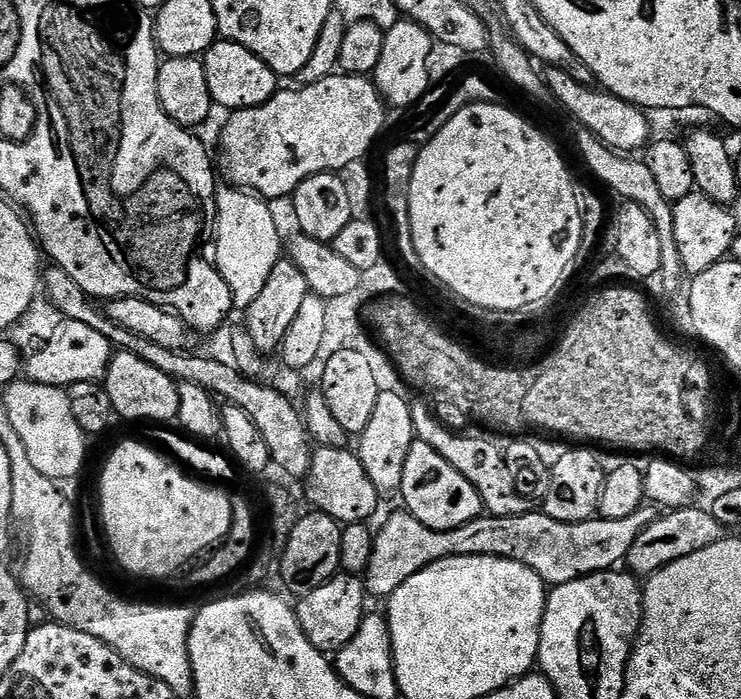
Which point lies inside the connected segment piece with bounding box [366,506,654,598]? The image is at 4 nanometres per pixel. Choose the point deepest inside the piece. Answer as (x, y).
(559, 552)

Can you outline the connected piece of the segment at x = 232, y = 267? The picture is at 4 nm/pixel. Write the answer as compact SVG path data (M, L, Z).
M224 186L216 193L216 256L214 263L220 277L230 286L232 302L237 309L247 309L248 305L262 294L270 270L282 258L280 232L272 221L272 212L261 197L231 186Z

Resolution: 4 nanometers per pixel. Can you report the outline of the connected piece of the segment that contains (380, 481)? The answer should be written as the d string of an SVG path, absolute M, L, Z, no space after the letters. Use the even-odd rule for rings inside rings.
M381 391L378 402L374 405L374 412L370 414L370 422L366 422L366 430L358 436L360 461L377 492L395 493L399 489L402 470L406 464L406 454L415 434L412 425L412 404L404 401L396 392Z

